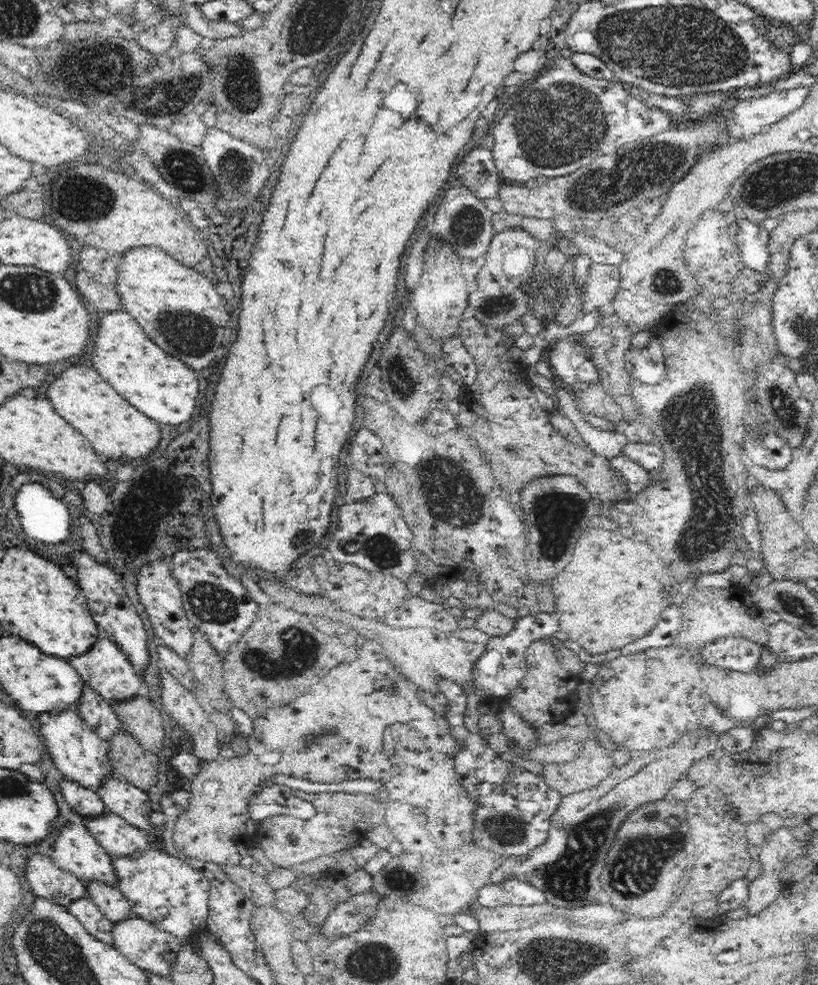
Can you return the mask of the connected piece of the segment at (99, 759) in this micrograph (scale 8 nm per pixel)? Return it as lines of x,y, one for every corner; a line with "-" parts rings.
76,710
42,713
38,722
40,722
40,736
44,738
49,757
52,758
57,771
62,772
62,780
74,782
94,792
102,789
103,784
112,776
110,760
106,757
110,742
103,741

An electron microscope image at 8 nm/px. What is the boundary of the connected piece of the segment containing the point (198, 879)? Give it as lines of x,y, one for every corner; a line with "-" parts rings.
152,848
142,857
114,858
113,862
119,891
130,901
134,916
174,935
182,946
197,949
199,940
209,931
211,886
204,874
174,855

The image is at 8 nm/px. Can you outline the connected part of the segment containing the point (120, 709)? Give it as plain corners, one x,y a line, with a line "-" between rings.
142,693
131,705
112,704
112,707
119,715
123,729
139,742
145,752
153,757
160,754
166,728
162,714
152,705
150,694

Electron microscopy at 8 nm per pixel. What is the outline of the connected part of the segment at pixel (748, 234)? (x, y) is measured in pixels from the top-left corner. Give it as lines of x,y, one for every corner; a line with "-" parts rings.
738,220
738,246
741,261
748,268
764,270
770,250
769,234
764,226
750,220

